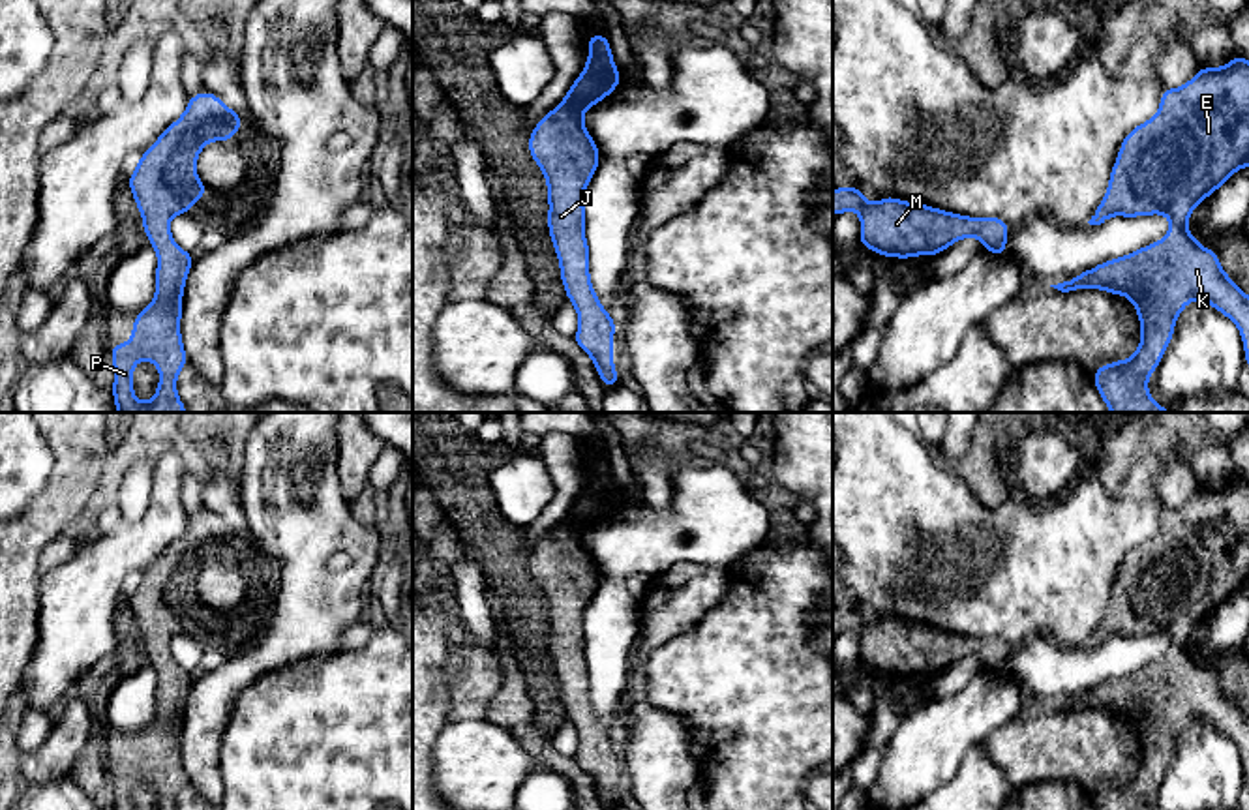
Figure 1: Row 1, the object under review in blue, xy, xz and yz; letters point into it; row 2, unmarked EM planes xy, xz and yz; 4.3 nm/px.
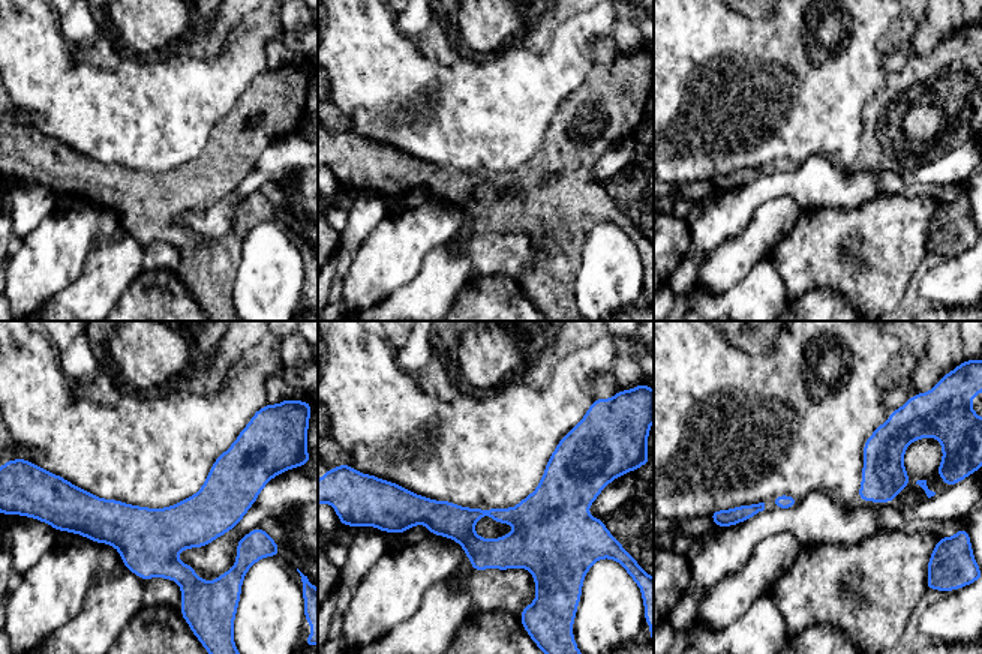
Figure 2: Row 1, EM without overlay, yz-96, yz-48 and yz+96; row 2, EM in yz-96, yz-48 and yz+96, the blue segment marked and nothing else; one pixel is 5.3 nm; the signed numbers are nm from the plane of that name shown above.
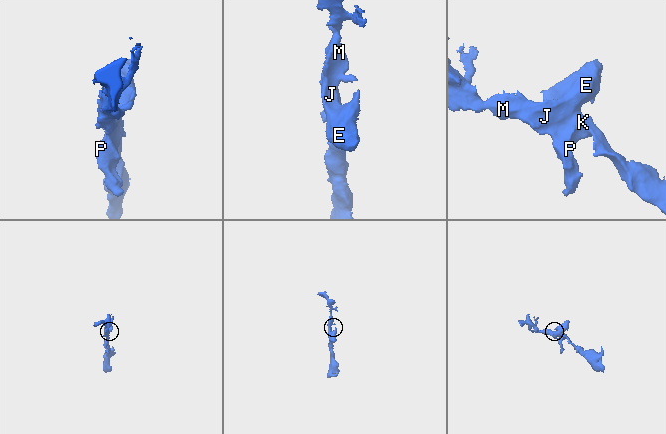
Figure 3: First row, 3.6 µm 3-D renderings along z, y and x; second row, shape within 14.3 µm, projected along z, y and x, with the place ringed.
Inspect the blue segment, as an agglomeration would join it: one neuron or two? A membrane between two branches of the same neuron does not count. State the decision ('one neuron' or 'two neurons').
one neuron

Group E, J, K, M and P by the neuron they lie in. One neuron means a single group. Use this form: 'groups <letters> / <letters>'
groups E J K M P

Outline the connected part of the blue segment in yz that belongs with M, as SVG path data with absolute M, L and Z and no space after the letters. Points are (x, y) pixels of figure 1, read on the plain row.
M836 608L833 636L848 630L861 636L859 666L881 677L934 677L968 656L979 658L990 673L1007 675L1005 660L1011 647L996 636L970 638L896 617L866 622L859 608Z

